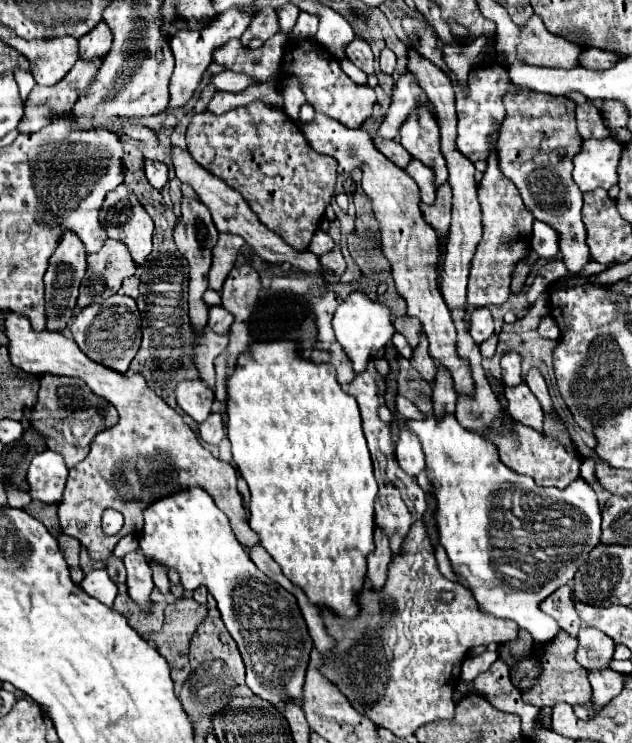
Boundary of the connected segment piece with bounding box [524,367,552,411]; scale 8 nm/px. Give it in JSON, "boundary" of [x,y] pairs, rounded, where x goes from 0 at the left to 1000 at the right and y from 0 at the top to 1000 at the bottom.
{"boundary":[[[842,494],[832,505],[829,505],[829,515],[842,524],[842,529],[848,532],[848,537],[854,540],[858,550],[861,553],[873,553],[873,540],[870,540],[870,532],[867,532],[867,521],[864,521],[864,513],[858,507],[858,502]]]}

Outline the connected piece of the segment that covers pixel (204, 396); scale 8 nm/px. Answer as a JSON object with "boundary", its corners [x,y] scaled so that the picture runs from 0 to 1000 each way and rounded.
{"boundary":[[[320,510],[291,513],[278,521],[278,540],[310,569],[320,569],[332,559],[339,529]]]}

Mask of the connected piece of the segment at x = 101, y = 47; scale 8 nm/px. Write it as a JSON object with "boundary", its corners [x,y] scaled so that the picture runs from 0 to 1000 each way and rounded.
{"boundary":[[[158,28],[139,47],[127,50],[127,74],[130,79],[152,79],[155,74],[168,74],[177,63],[177,42],[171,39],[171,34],[165,28]]]}

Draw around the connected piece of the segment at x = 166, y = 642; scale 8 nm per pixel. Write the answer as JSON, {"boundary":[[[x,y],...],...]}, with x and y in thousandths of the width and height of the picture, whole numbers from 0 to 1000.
{"boundary":[[[285,803],[275,812],[263,814],[263,833],[256,849],[231,857],[266,890],[272,914],[278,919],[291,919],[301,906],[297,868],[310,844],[323,833],[326,833],[326,814],[310,812],[304,803]]]}

